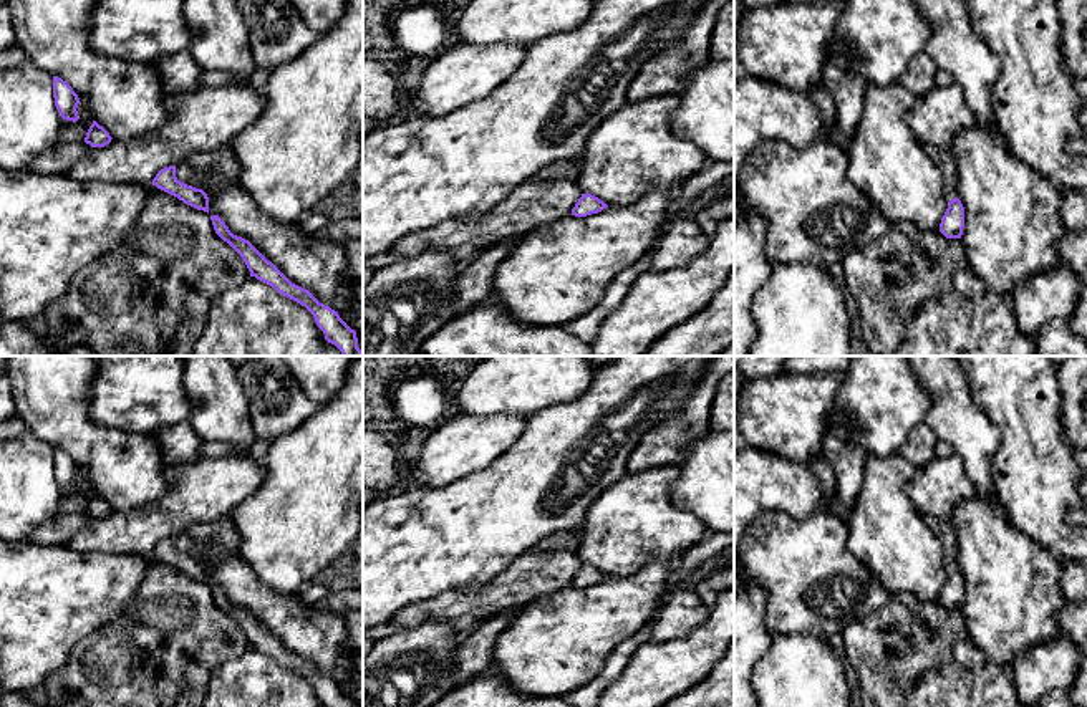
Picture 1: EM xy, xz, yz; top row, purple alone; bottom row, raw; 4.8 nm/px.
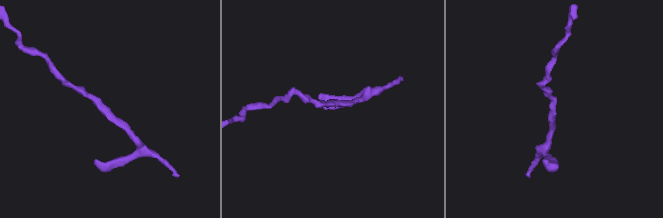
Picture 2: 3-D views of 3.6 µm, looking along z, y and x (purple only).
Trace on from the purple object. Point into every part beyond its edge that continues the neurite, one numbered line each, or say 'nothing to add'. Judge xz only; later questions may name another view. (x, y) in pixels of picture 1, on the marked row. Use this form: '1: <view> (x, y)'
1: xz (550, 194)

